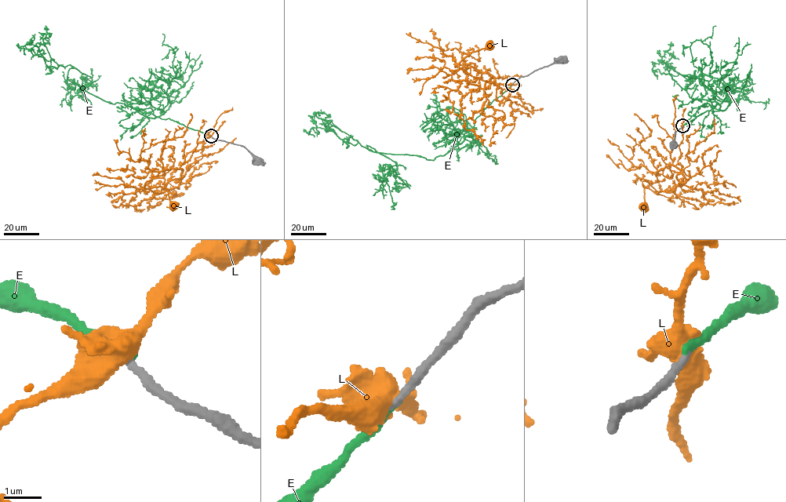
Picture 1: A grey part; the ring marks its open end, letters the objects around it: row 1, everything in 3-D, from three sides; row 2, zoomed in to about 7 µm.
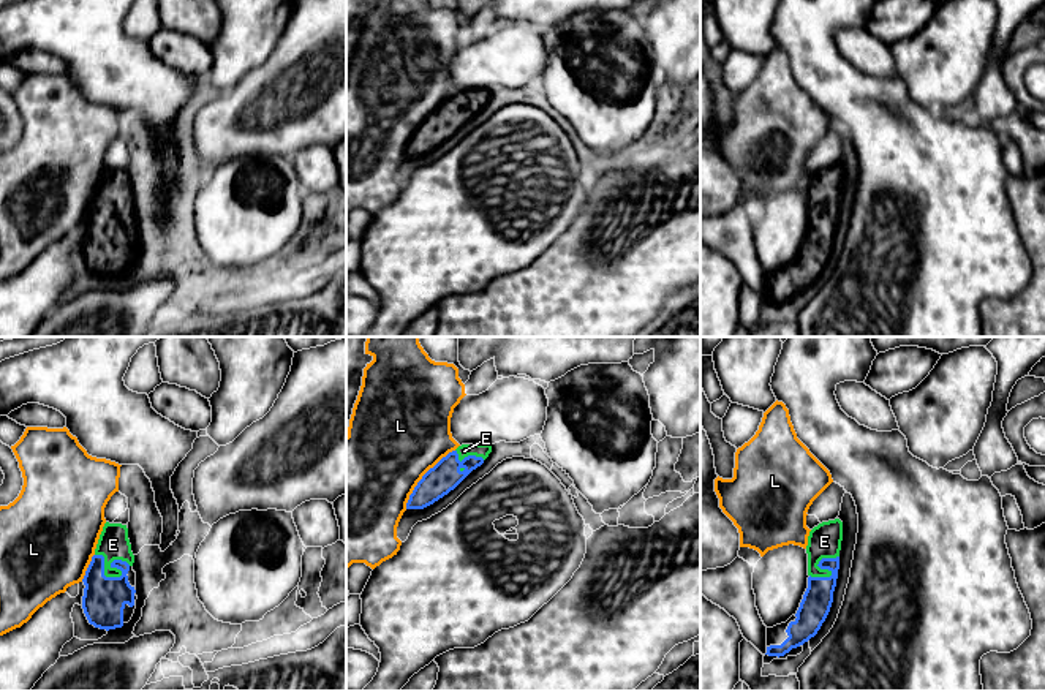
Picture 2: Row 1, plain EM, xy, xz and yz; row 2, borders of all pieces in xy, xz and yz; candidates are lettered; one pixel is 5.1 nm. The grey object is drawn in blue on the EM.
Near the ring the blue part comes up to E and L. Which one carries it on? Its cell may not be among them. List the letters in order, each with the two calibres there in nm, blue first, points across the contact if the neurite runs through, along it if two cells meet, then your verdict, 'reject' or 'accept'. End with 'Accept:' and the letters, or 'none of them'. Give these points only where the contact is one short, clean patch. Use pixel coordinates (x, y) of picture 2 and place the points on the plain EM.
E: calibres 220 and 160 nm; way xy (105, 244), (108, 233), (117, 223), (111, 217), (113, 190); accept
L: calibres 160 and 480 nm; border xz (454, 95), (422, 122), (405, 154); reject
Accept: E

